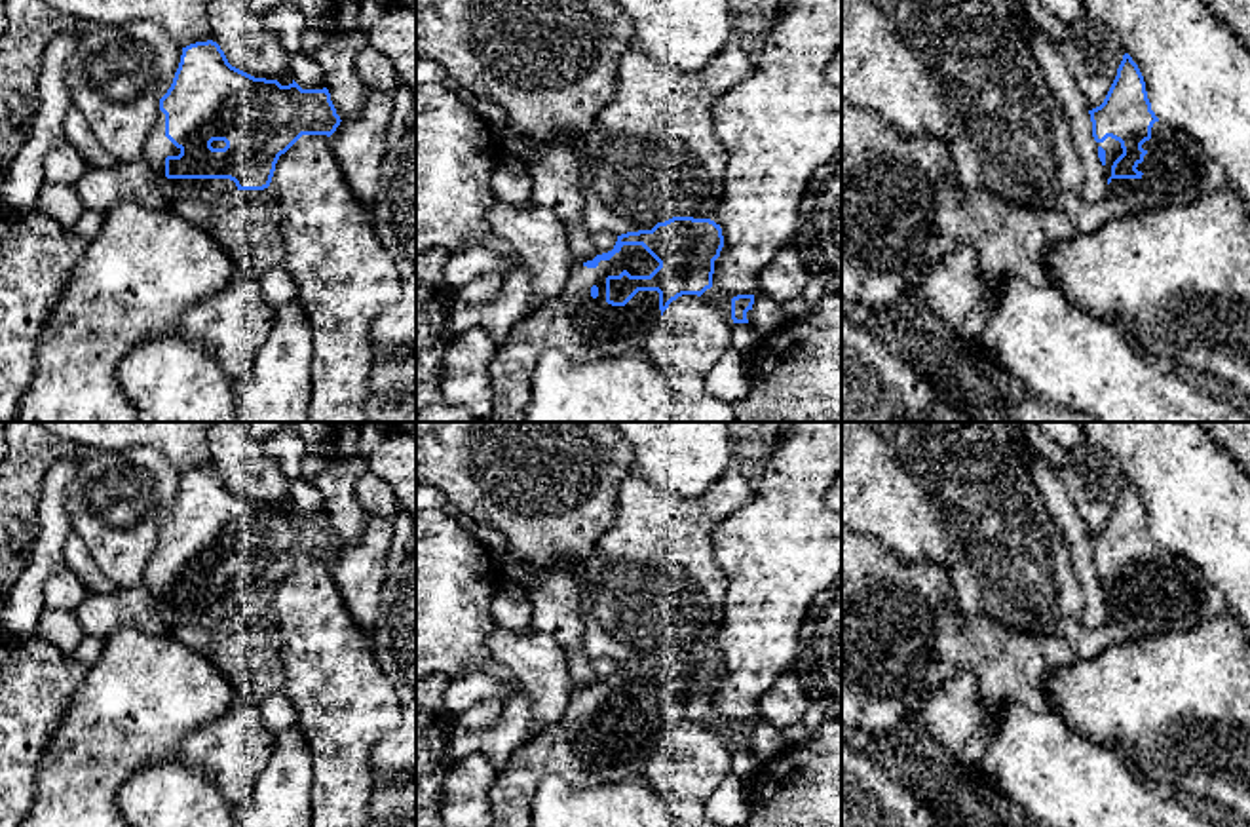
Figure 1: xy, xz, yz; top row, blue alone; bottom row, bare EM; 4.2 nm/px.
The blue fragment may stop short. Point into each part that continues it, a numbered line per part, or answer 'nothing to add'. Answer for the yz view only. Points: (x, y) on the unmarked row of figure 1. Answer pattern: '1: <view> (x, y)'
1: yz (1176, 597)

